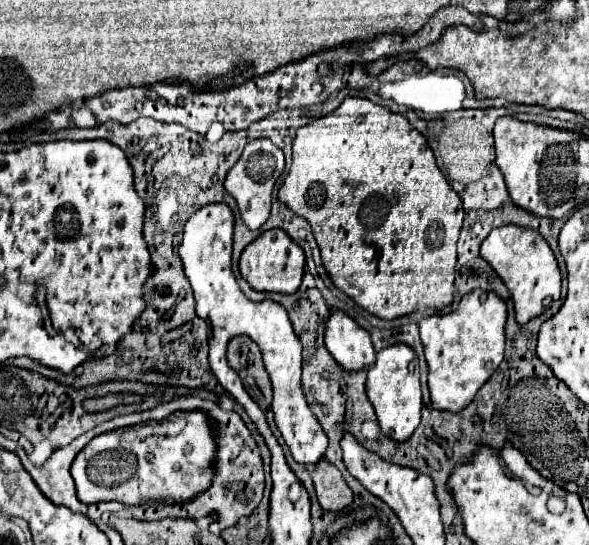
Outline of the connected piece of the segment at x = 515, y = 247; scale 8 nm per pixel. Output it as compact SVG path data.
M506 225L500 229L494 229L480 247L480 257L494 269L494 273L504 281L506 289L512 295L514 301L514 313L516 313L516 323L524 325L532 317L540 315L546 311L550 301L560 299L560 285L562 285L562 275L556 263L556 257L548 243L532 231L532 229L522 229L516 225Z

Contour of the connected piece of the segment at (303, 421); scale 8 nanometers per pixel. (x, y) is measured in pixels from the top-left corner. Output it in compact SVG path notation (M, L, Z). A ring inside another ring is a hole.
M210 203L196 211L186 227L184 239L178 249L182 259L184 275L188 277L194 299L196 315L204 319L210 327L210 339L216 339L216 347L228 347L228 341L236 335L248 335L260 349L274 389L274 419L276 425L298 463L316 465L326 451L328 437L322 431L322 425L310 411L300 375L302 375L302 343L296 337L288 313L282 305L274 301L254 303L238 287L234 273L230 269L232 257L232 233L234 233L234 215L226 203Z

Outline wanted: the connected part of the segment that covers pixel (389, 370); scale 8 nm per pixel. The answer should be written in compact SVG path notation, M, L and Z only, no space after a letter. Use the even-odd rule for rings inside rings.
M398 343L382 349L376 357L376 363L368 369L366 393L370 403L374 405L382 433L398 443L408 441L410 435L420 425L420 409L422 409L418 357L412 351L412 347Z

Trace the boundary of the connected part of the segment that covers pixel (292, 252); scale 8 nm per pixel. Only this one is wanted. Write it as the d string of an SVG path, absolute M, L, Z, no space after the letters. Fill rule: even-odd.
M268 229L256 239L256 243L250 243L244 249L244 255L240 257L240 273L254 291L276 291L290 295L292 291L298 291L302 283L304 261L304 251L296 243L292 243L292 239L284 235L284 231Z

